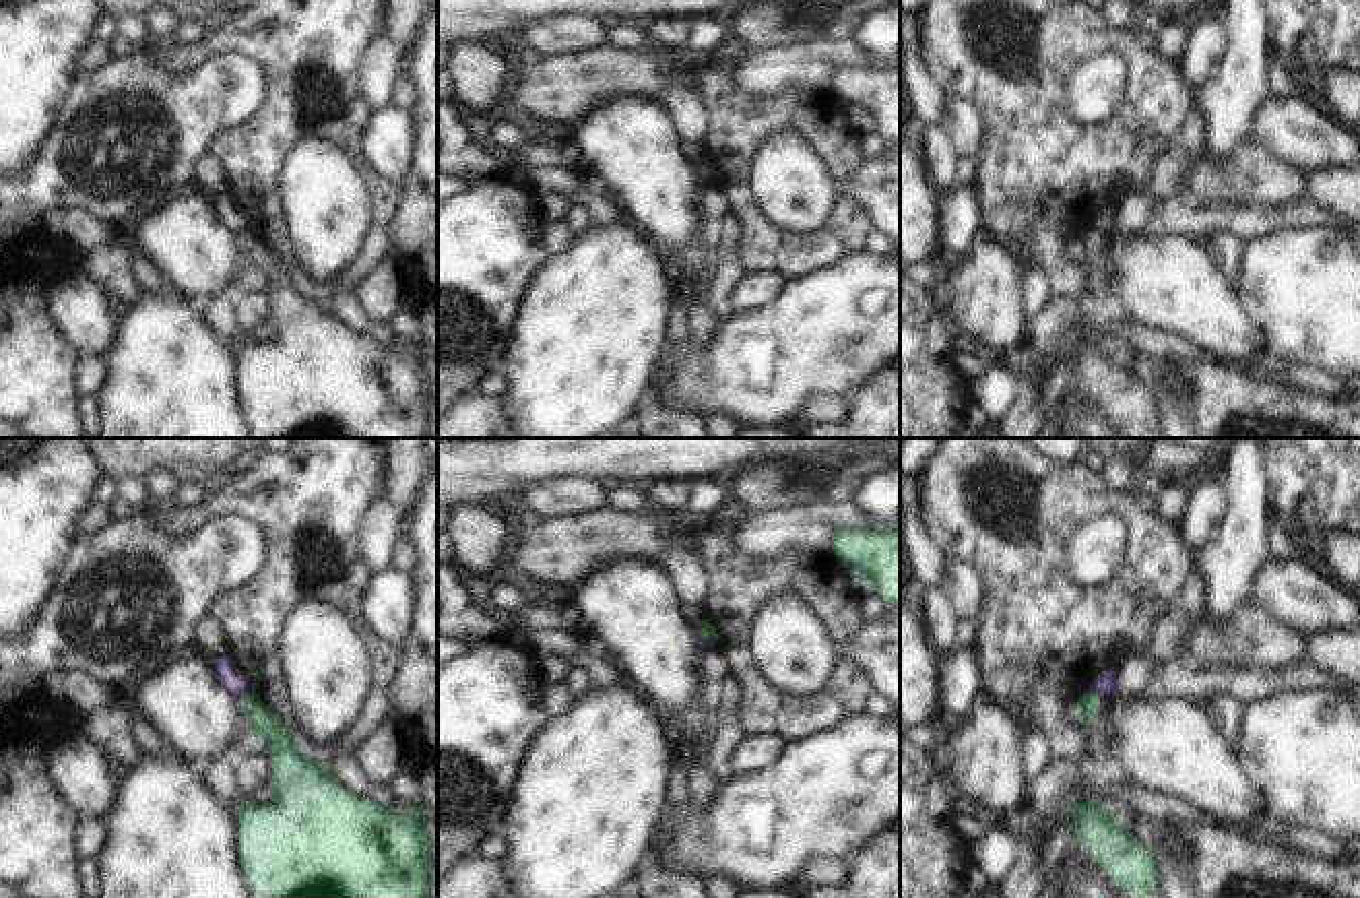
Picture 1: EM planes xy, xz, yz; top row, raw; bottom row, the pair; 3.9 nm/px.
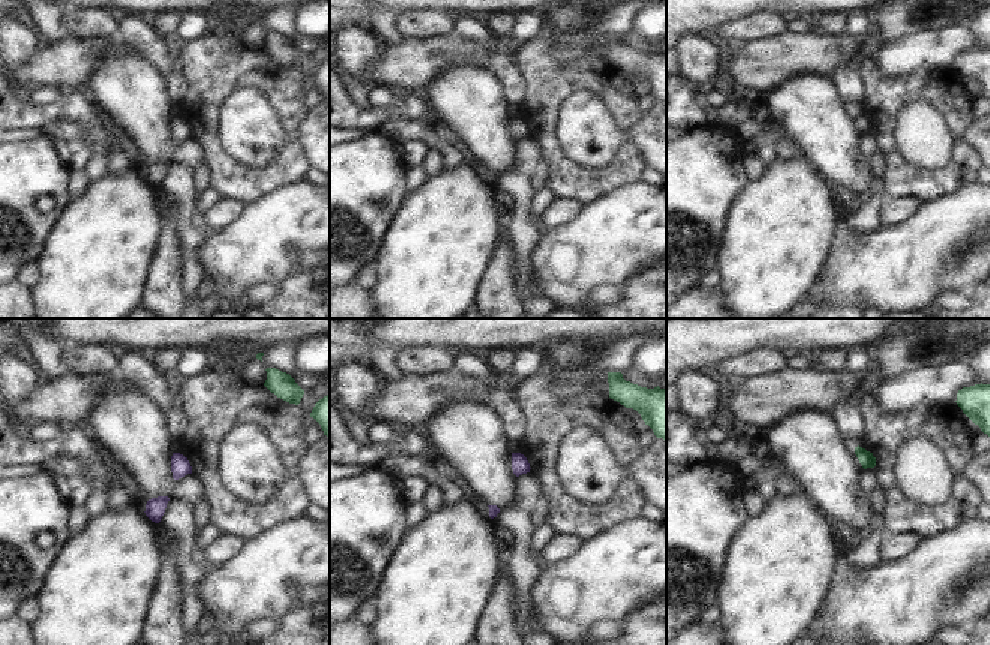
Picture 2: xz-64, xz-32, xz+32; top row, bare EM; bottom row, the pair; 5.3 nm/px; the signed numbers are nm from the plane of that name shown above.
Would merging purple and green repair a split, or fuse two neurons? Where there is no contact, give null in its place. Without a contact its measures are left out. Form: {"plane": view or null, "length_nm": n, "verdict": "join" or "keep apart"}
{"plane": "yz", "length_nm": 60, "verdict": "keep apart"}

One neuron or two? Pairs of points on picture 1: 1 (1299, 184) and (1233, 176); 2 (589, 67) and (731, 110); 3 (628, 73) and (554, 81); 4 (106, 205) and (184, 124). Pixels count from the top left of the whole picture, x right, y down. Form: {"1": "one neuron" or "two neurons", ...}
{"1": "one neuron", "2": "two neurons", "3": "one neuron", "4": "one neuron"}

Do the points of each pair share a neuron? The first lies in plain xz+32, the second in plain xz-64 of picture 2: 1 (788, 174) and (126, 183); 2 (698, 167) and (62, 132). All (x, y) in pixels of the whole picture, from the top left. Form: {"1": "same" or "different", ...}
{"1": "same", "2": "different"}

